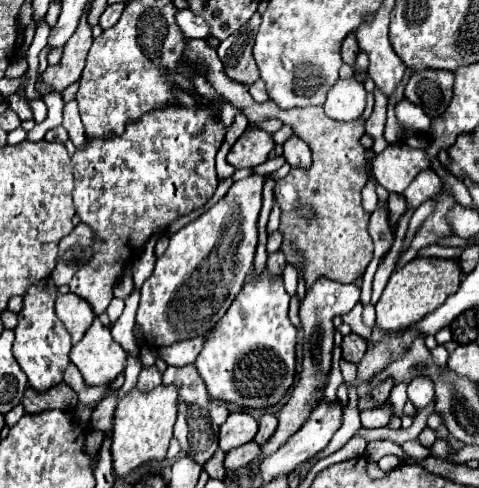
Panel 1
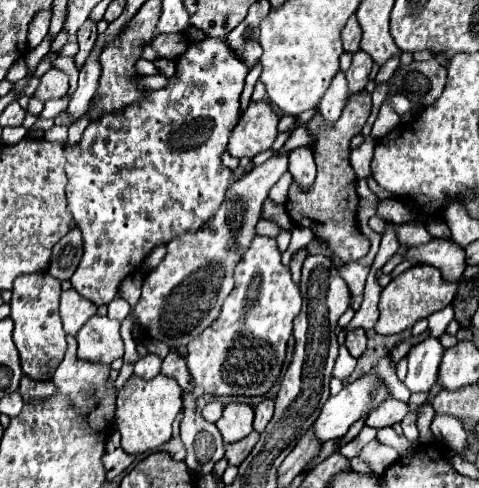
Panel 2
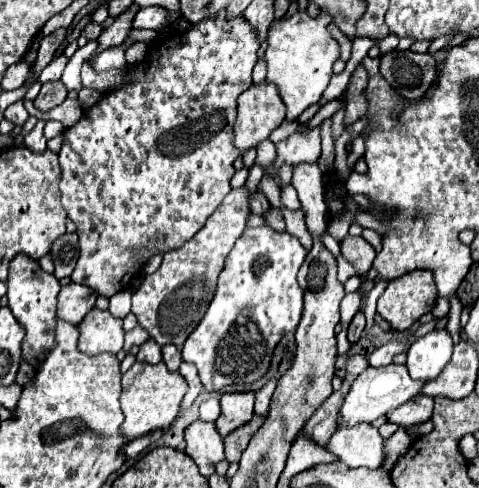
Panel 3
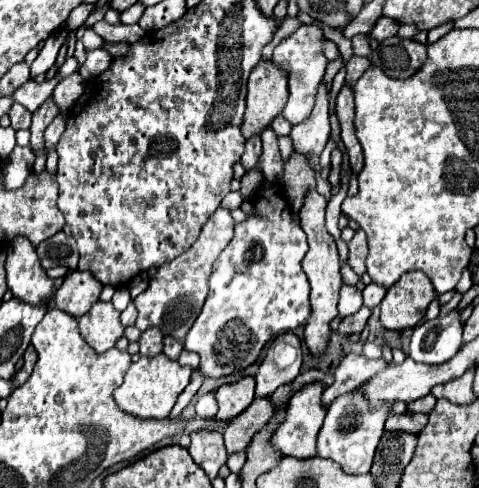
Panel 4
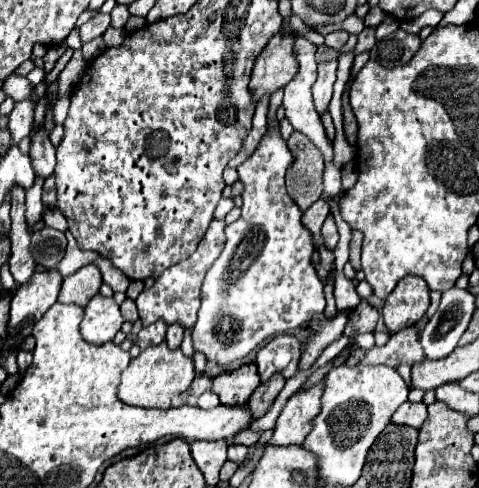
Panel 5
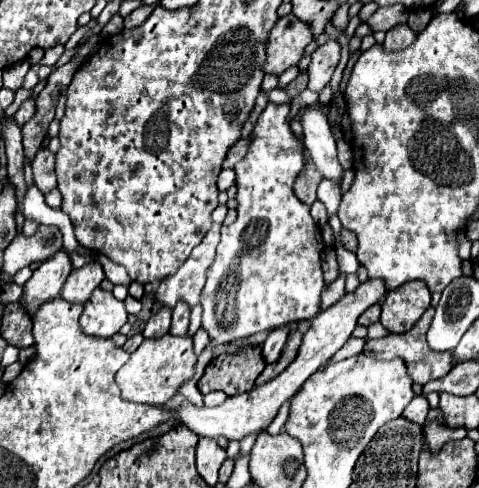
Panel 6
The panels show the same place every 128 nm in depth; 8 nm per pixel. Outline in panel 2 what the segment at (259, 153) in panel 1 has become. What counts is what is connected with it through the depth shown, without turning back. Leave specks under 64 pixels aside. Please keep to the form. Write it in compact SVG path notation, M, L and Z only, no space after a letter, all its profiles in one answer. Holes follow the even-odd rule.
M250 100L248 108L242 112L238 126L230 134L228 154L236 158L252 158L262 150L268 150L278 136L280 116L272 112L268 100Z

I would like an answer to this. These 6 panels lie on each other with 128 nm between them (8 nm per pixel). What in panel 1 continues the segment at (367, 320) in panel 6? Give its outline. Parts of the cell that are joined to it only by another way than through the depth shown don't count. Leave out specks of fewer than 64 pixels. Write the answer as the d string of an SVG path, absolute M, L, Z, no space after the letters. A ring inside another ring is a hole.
M358 334L344 336L344 340L342 340L342 356L344 356L344 360L358 364L364 358L366 350L368 350L368 340L364 340L362 336L358 336Z

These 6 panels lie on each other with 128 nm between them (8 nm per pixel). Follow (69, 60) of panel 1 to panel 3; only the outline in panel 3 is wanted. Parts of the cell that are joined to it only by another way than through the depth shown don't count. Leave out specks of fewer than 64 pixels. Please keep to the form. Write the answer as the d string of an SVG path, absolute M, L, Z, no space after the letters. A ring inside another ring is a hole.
M56 80L56 82L46 82L46 84L42 84L42 90L40 90L40 94L36 96L34 104L36 104L36 108L42 110L42 112L50 112L52 108L60 106L60 104L66 100L66 94L68 94L68 90L64 88L64 84L62 84L60 80Z

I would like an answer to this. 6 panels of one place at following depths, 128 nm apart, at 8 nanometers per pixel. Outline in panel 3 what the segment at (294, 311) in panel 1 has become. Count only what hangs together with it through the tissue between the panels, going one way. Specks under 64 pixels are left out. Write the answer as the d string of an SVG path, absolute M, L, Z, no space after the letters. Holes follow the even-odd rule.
M284 208L282 209L282 214L286 224L286 231L292 234L292 236L296 236L304 248L306 248L306 251L309 252L313 246L313 240L308 232L302 210L291 211Z

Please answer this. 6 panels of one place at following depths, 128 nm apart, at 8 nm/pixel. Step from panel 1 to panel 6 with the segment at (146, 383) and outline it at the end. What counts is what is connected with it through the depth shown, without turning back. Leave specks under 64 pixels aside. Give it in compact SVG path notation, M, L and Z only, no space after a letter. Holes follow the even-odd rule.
M160 308L156 314L150 316L150 320L146 322L144 326L144 338L158 338L158 336L164 336L168 330L170 330L170 316L172 316L172 310L170 308Z

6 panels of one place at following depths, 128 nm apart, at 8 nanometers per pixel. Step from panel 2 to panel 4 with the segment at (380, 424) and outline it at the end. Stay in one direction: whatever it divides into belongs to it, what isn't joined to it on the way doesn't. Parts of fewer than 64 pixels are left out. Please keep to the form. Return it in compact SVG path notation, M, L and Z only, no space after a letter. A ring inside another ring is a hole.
M428 394L428 396L422 396L422 398L414 400L414 402L410 402L408 410L410 412L426 412L428 414L434 408L434 404L436 404L436 398L432 394Z

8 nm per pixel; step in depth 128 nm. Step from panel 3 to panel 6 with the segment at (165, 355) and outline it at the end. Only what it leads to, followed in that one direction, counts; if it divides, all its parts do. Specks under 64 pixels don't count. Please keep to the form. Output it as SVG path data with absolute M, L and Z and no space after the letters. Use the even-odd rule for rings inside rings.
M180 300L174 306L174 312L172 312L172 328L170 328L170 332L176 334L176 336L184 336L188 332L188 320L190 320L190 306L184 300Z

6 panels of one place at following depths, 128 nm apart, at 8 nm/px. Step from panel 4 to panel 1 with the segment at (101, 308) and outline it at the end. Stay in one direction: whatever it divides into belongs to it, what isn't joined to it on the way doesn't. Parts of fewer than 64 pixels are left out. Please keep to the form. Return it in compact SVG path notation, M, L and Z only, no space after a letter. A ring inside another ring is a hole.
M96 318L86 330L84 338L72 346L70 360L78 366L86 384L90 386L106 384L124 370L126 352L112 338L110 330L110 326L104 326Z

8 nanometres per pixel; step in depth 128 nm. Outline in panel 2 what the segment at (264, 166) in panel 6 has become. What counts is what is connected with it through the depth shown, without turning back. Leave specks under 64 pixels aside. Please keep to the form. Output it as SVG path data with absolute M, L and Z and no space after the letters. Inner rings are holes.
M254 236L250 248L234 268L234 290L228 294L228 300L224 300L218 318L188 342L186 362L194 384L202 392L214 396L264 396L280 374L286 342L292 336L292 322L300 314L300 306L300 288L292 280L290 268L282 264L282 252L278 250L276 238Z

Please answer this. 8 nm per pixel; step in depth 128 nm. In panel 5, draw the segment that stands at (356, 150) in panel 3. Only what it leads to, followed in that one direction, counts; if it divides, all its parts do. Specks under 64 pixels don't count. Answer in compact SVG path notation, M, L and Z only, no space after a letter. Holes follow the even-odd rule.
M329 215L325 220L321 228L321 235L326 247L334 250L339 241L339 233L336 222L332 215Z

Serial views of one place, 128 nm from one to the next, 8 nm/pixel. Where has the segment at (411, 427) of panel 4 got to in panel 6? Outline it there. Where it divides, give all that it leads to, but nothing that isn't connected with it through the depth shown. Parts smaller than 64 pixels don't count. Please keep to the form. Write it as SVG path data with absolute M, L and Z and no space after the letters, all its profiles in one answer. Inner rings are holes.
M414 396L414 398L412 398L412 402L408 404L408 408L404 408L404 414L402 414L402 416L422 426L422 424L426 422L428 410L430 410L428 400L426 400L424 396Z

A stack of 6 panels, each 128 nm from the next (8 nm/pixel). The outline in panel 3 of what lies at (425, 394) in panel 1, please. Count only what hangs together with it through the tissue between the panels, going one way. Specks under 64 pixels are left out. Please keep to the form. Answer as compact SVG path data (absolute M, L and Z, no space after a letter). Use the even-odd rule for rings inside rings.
M446 328L432 330L418 338L408 350L408 372L416 380L434 380L450 362L454 350L452 336Z

